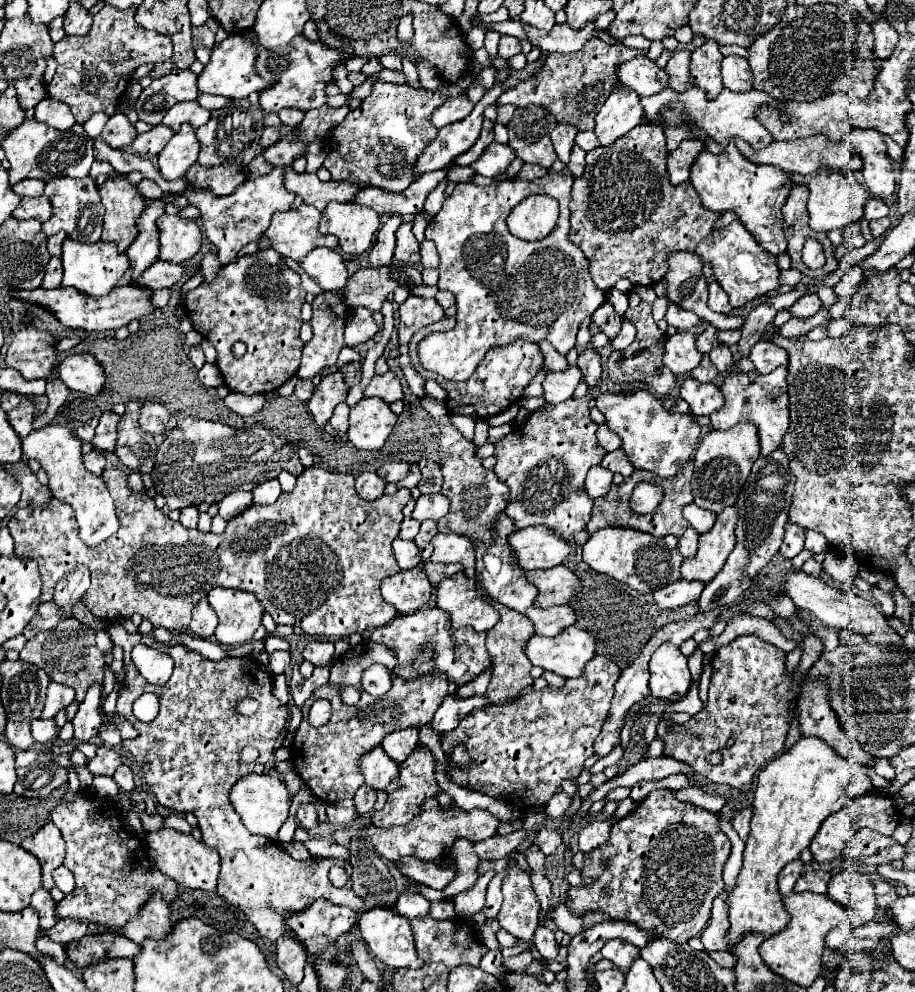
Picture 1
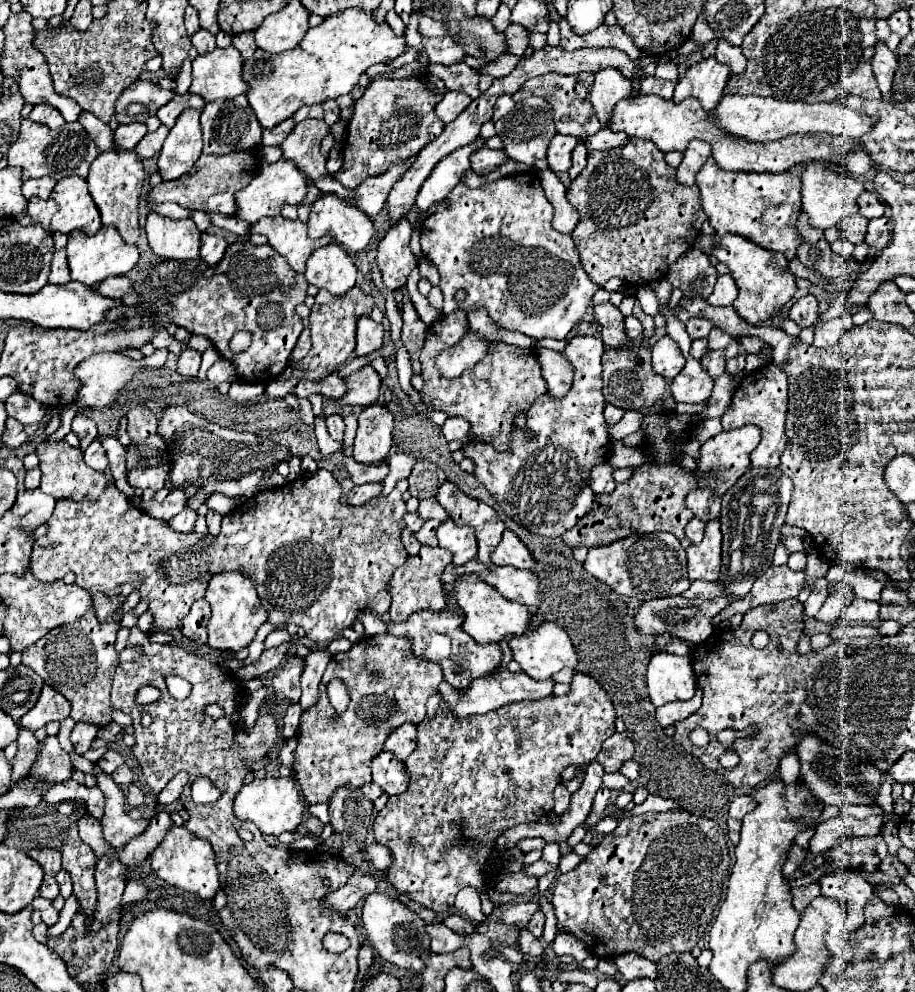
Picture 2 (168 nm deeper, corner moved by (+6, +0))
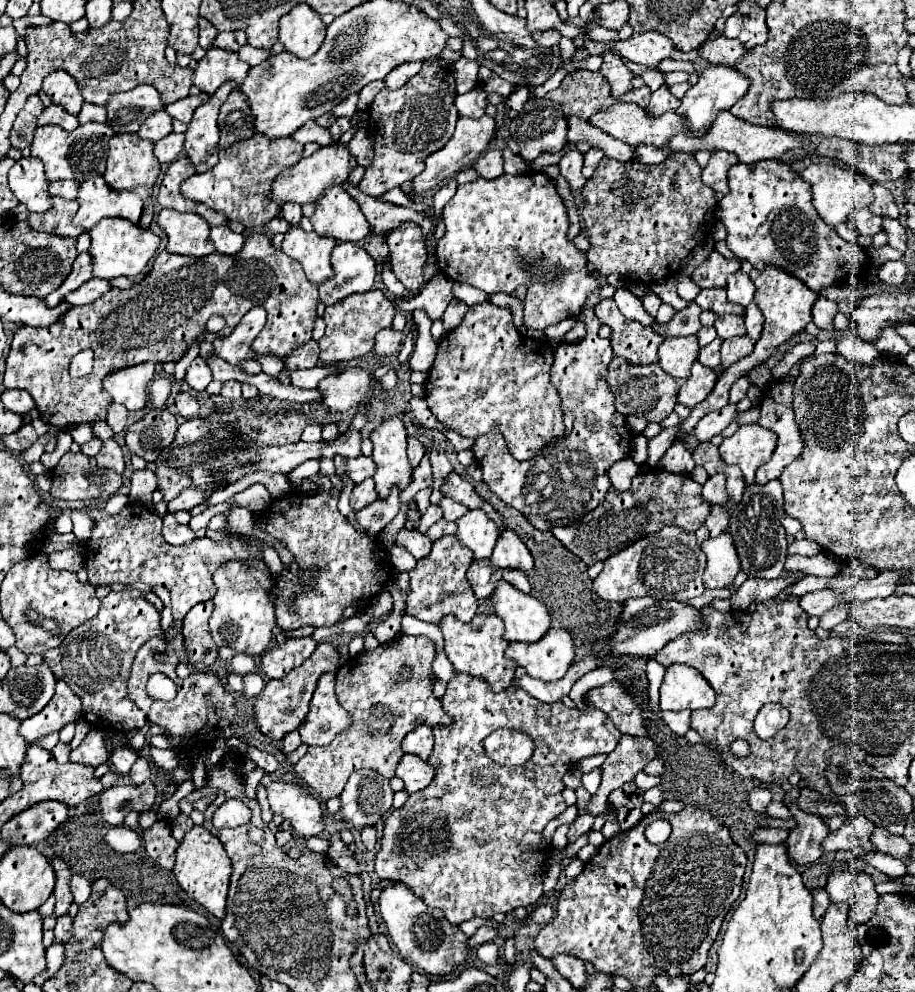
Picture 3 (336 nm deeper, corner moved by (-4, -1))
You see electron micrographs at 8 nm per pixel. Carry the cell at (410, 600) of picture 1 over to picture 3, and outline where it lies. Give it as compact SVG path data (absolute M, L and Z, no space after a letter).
M444 535L438 541L434 541L430 555L420 559L416 567L410 571L406 613L434 625L440 625L442 617L446 615L454 615L456 619L466 623L472 621L478 609L478 599L474 597L472 587L466 579L466 571L472 561L474 561L474 553L470 553L470 549L466 549L456 539L456 535Z

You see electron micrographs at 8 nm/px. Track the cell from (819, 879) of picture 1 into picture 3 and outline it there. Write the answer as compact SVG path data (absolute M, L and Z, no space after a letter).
M814 889L812 891L812 897L814 897L814 917L818 921L822 921L828 905L830 905L830 899L828 899L828 893L824 889Z

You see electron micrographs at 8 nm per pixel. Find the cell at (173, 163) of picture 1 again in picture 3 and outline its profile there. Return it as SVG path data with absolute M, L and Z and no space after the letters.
M226 81L210 99L194 111L194 119L186 131L184 151L194 163L196 173L204 173L218 163L218 111L226 97L236 89L236 83Z

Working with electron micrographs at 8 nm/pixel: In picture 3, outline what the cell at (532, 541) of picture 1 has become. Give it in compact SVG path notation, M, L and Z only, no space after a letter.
M508 529L498 537L490 563L500 569L518 569L526 575L534 567L534 561L530 557L530 551L526 549L526 545L522 545L520 537L516 533L510 533Z

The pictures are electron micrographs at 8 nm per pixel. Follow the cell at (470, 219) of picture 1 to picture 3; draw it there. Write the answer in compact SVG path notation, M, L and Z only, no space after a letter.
M528 171L528 173L524 173L524 175L508 175L508 173L504 173L504 175L500 175L498 179L492 179L492 181L478 177L478 179L472 181L472 183L458 185L456 195L446 203L446 207L444 207L444 211L442 211L442 221L444 221L444 225L446 225L446 235L444 235L442 241L436 245L436 263L438 263L440 271L442 271L448 279L452 279L452 281L464 281L464 283L468 283L468 285L472 285L472 287L482 289L484 293L512 293L518 285L524 285L524 287L528 289L528 297L526 297L526 301L524 301L524 323L526 323L526 327L530 327L530 329L544 331L548 325L554 325L554 323L562 321L562 319L568 319L568 317L576 317L576 315L580 313L584 301L588 299L588 295L600 289L600 281L594 279L594 275L588 271L588 261L586 261L586 257L580 255L578 249L566 239L568 213L566 213L566 207L564 207L560 195L556 193L556 183L554 183L554 179L544 177L544 173L540 173L540 171L538 171L538 173L536 173L536 171Z

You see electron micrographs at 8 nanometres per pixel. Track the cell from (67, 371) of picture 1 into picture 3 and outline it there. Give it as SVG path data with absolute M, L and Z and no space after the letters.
M154 363L122 369L122 373L112 373L106 377L104 389L114 397L114 403L124 403L130 411L140 411L150 403L148 385L154 379L154 371Z

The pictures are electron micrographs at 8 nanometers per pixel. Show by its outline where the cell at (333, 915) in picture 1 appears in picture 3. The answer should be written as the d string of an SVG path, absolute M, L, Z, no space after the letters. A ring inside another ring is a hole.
M454 671L454 677L448 681L442 707L446 715L450 715L452 723L436 725L432 729L436 743L428 763L436 769L436 777L426 789L410 795L404 807L388 813L380 851L374 859L374 871L380 879L402 881L432 907L444 909L450 923L460 925L472 917L490 919L494 913L510 913L520 905L528 907L542 897L544 863L552 853L552 845L544 841L542 831L550 819L564 813L568 807L562 799L562 791L566 787L562 777L582 757L612 753L620 739L620 731L602 711L594 709L592 705L588 705L588 709L582 713L580 709L568 709L562 701L536 701L518 687L508 687L502 693L494 693L484 679L458 671ZM500 727L518 729L532 735L536 751L526 765L502 767L486 757L480 743Z

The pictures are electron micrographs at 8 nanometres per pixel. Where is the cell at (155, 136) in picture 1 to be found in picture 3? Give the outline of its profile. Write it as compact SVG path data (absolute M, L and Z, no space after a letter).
M170 133L168 137L160 139L154 147L154 155L160 163L172 163L178 159L184 147L184 135L182 133Z

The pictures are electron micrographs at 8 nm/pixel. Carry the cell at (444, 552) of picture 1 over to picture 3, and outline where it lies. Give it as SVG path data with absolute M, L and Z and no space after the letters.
M472 509L458 521L456 537L474 551L476 559L486 559L500 537L500 529L482 509Z

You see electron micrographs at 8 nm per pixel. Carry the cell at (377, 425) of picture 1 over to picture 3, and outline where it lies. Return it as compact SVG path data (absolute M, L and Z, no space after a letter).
M398 417L388 419L378 425L370 435L374 443L374 463L376 463L376 491L380 499L390 495L390 489L406 489L412 483L412 467L406 459L406 429Z

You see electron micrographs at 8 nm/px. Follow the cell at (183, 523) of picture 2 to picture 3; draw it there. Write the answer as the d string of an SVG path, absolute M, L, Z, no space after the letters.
M166 513L162 521L164 521L162 535L164 535L166 541L172 543L172 545L182 545L182 543L192 541L192 539L196 537L196 533L194 533L188 525L180 525L172 513Z

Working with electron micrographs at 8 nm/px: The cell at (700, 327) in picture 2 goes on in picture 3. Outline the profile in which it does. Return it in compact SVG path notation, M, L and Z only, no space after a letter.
M690 301L688 307L684 307L682 311L676 311L676 315L668 323L654 323L654 329L658 329L664 337L694 335L702 327L700 313L702 309L694 301Z

